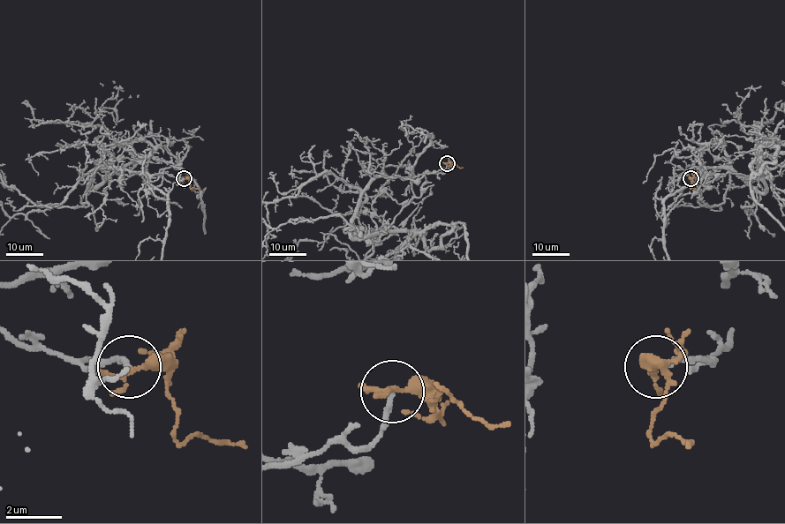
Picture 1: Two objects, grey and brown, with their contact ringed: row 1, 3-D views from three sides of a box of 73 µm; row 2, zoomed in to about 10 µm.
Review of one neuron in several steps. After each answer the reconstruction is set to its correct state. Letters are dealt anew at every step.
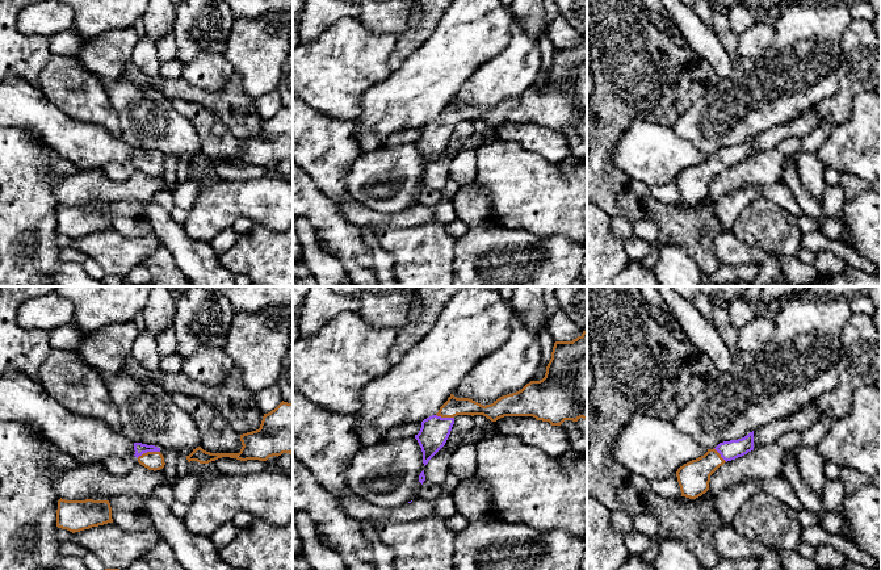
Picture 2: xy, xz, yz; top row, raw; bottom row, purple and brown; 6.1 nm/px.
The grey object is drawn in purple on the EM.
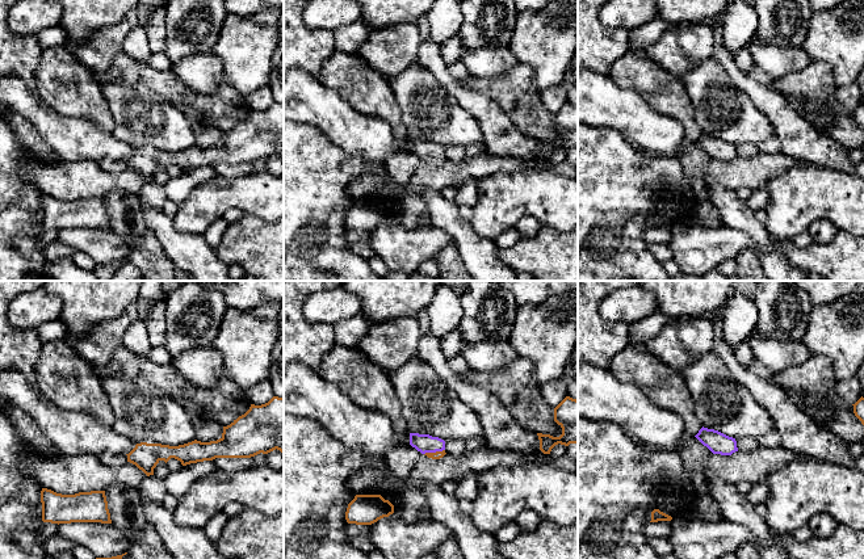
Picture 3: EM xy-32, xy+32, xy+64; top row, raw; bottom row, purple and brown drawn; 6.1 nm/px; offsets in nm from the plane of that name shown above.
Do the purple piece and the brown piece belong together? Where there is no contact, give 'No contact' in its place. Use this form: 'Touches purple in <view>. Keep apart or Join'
Touches purple in xy. Join

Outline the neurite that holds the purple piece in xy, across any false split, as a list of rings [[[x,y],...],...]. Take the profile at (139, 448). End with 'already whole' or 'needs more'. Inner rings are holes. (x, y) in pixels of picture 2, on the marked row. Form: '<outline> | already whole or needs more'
[[[134,443],[135,457],[138,462],[148,470],[160,470],[164,468],[164,457],[160,453],[160,448],[155,445],[147,445],[142,443]]] | needs more

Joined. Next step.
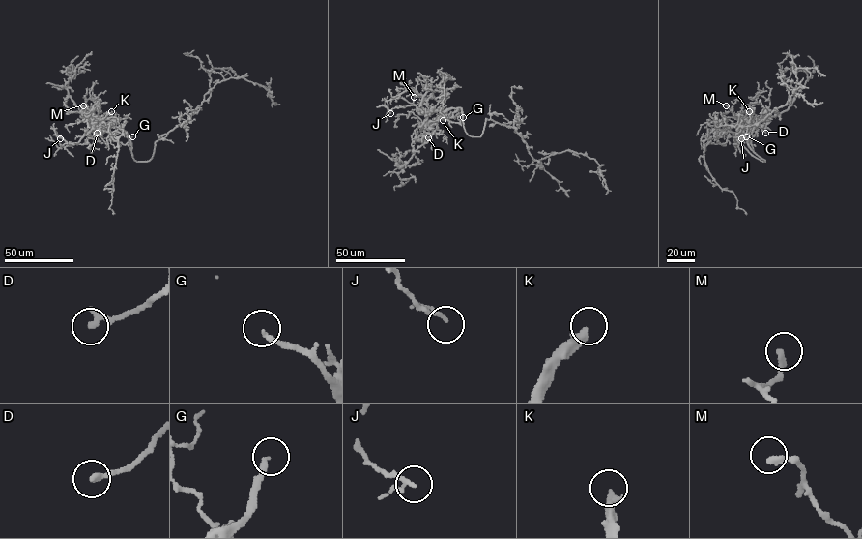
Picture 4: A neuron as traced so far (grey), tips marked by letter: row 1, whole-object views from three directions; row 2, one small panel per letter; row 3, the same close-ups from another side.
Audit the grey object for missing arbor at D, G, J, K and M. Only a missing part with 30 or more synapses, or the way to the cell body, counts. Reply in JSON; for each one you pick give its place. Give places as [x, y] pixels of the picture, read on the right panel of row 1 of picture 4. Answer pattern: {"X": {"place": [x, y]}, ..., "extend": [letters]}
{"G": {"place": [746, 136]}, "K": {"place": [749, 111]}, "extend": ["G", "K"]}

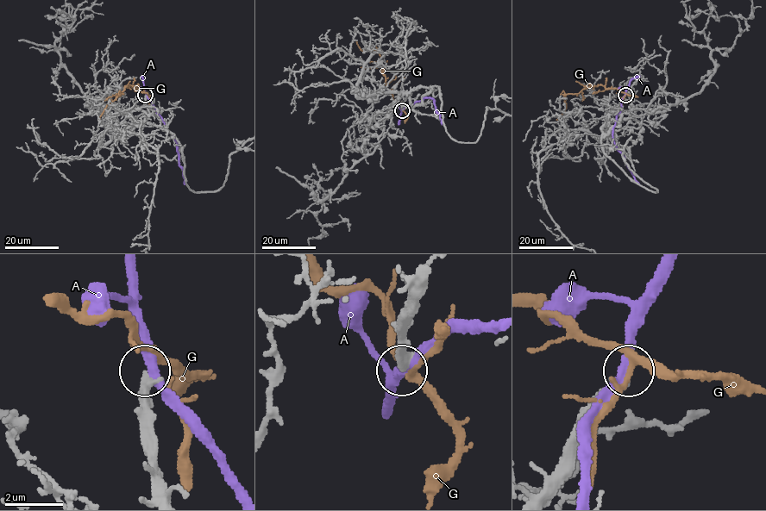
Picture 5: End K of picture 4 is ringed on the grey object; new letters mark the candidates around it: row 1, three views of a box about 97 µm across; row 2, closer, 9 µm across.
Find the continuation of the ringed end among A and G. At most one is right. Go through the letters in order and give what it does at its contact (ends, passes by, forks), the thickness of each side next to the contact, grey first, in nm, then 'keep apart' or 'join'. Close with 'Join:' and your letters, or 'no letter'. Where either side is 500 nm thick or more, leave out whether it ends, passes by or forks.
A: it passes by; calibres 400 and 300 nm; keep apart
G: it forks; calibres 400 and 220 nm; keep apart
Join: no letter

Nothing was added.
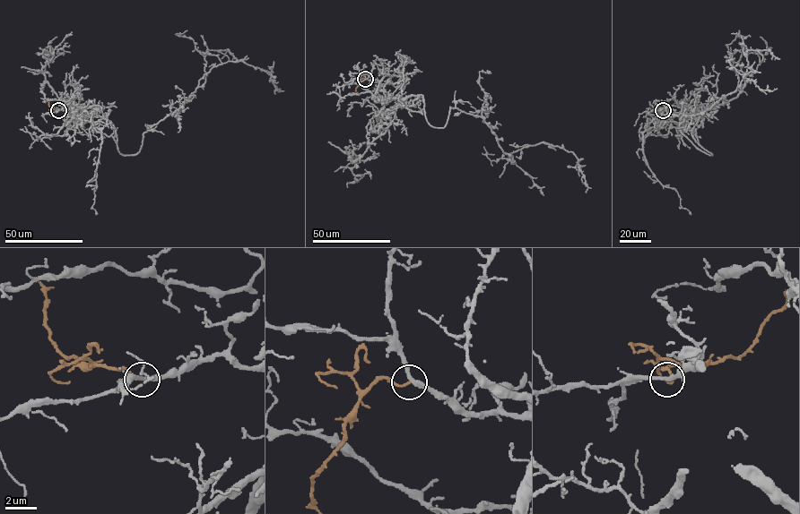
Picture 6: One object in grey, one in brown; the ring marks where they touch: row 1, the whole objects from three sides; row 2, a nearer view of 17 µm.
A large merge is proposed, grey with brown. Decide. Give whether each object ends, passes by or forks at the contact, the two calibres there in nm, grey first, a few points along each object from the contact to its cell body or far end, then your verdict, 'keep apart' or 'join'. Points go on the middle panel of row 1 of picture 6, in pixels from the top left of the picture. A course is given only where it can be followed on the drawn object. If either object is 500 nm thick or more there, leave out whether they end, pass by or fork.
grey passes by | brown ends | 240/140 nm | grey via (365, 78), (386, 98), (421, 96), (434, 127), (450, 107), (478, 115), (506, 154), (571, 151), (586, 192) | brown via (365, 78), (359, 83), (356, 93) | join

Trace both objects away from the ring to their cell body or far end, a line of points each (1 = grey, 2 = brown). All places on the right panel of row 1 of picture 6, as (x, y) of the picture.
1: (663, 110), (682, 109), (681, 132), (711, 155), (692, 128), (737, 86), (727, 61), (760, 89), (777, 89)
2: (663, 110), (670, 108), (677, 100)

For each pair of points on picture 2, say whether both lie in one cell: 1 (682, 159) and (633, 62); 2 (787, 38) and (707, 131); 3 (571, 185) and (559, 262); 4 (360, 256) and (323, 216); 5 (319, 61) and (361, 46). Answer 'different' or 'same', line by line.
1: different
2: same
3: different
4: same
5: same

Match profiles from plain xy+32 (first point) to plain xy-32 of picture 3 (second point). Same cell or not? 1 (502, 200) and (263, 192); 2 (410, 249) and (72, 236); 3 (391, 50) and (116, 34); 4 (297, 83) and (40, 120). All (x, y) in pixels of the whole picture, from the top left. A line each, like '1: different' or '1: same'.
1: same
2: same
3: same
4: same

